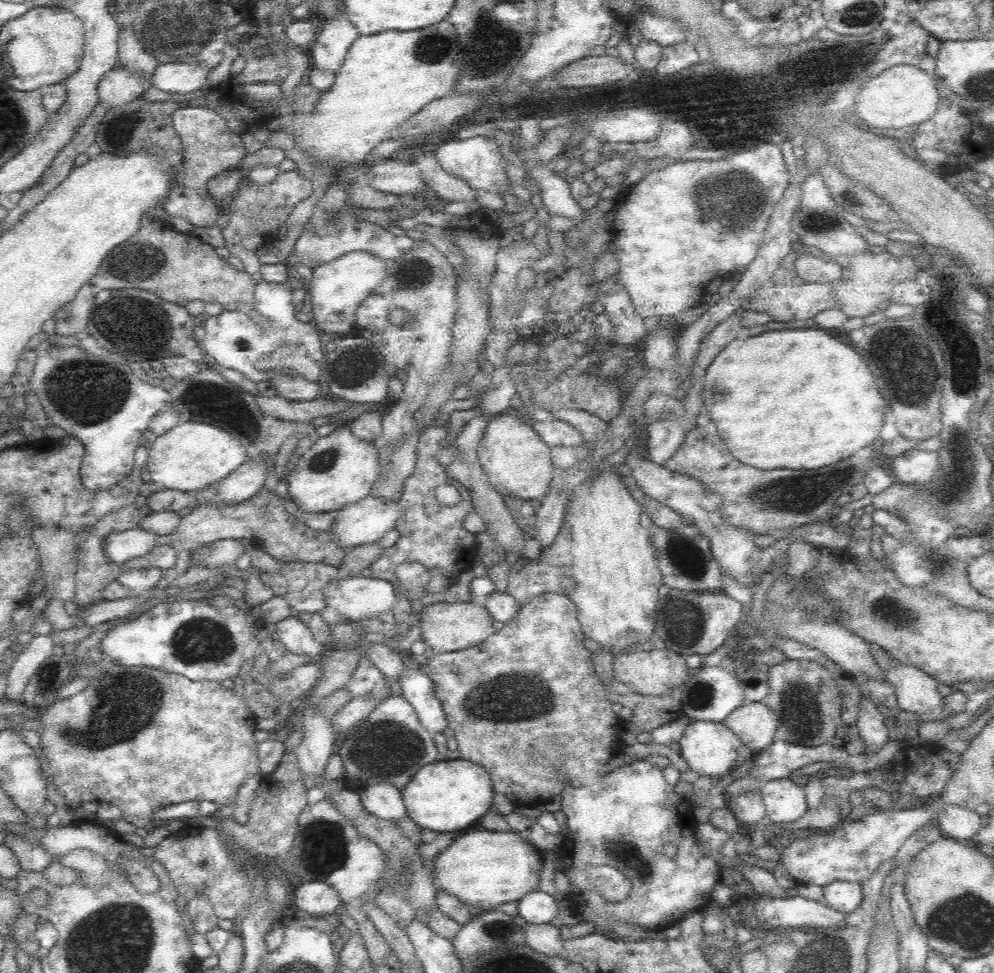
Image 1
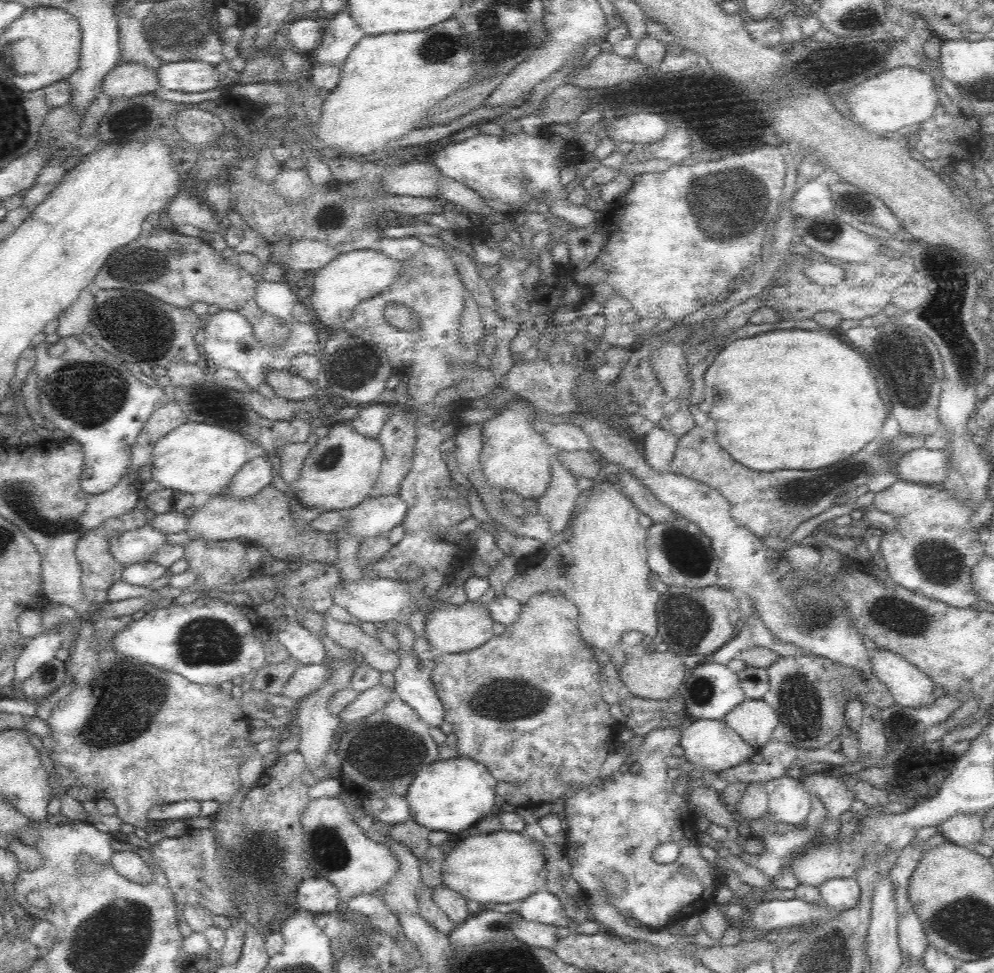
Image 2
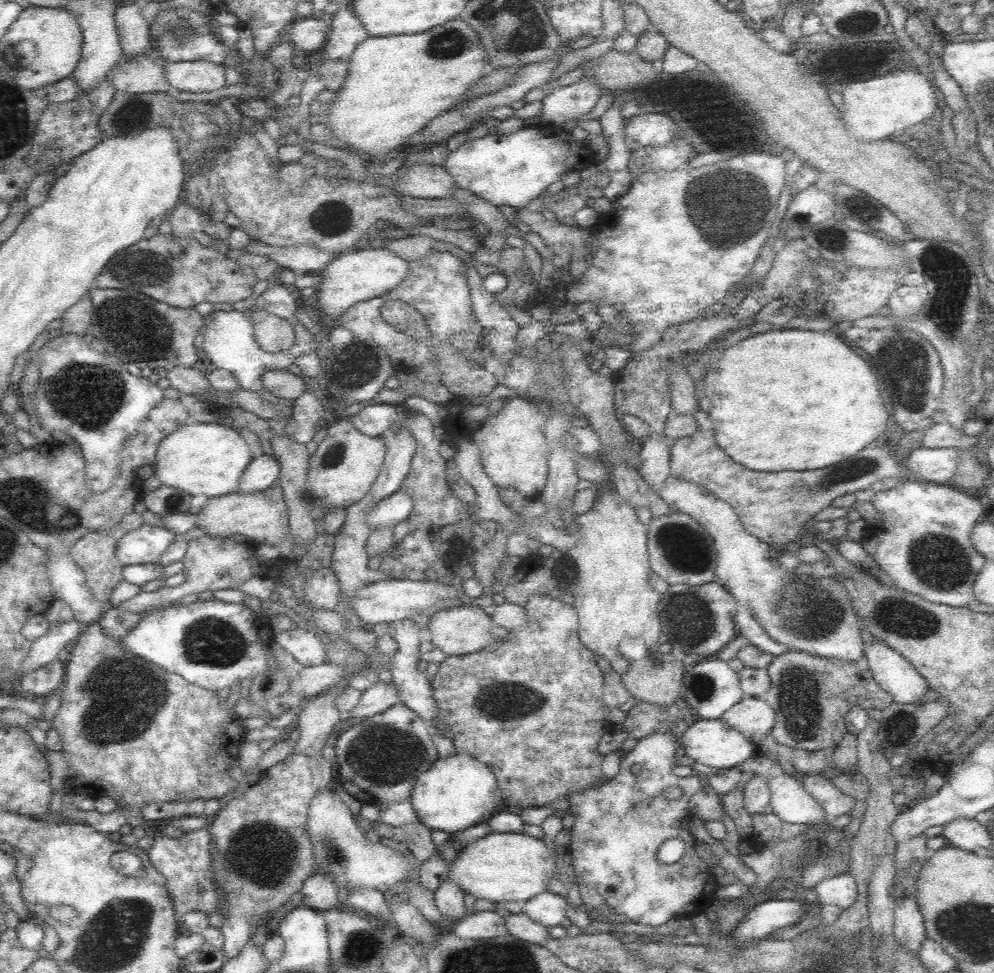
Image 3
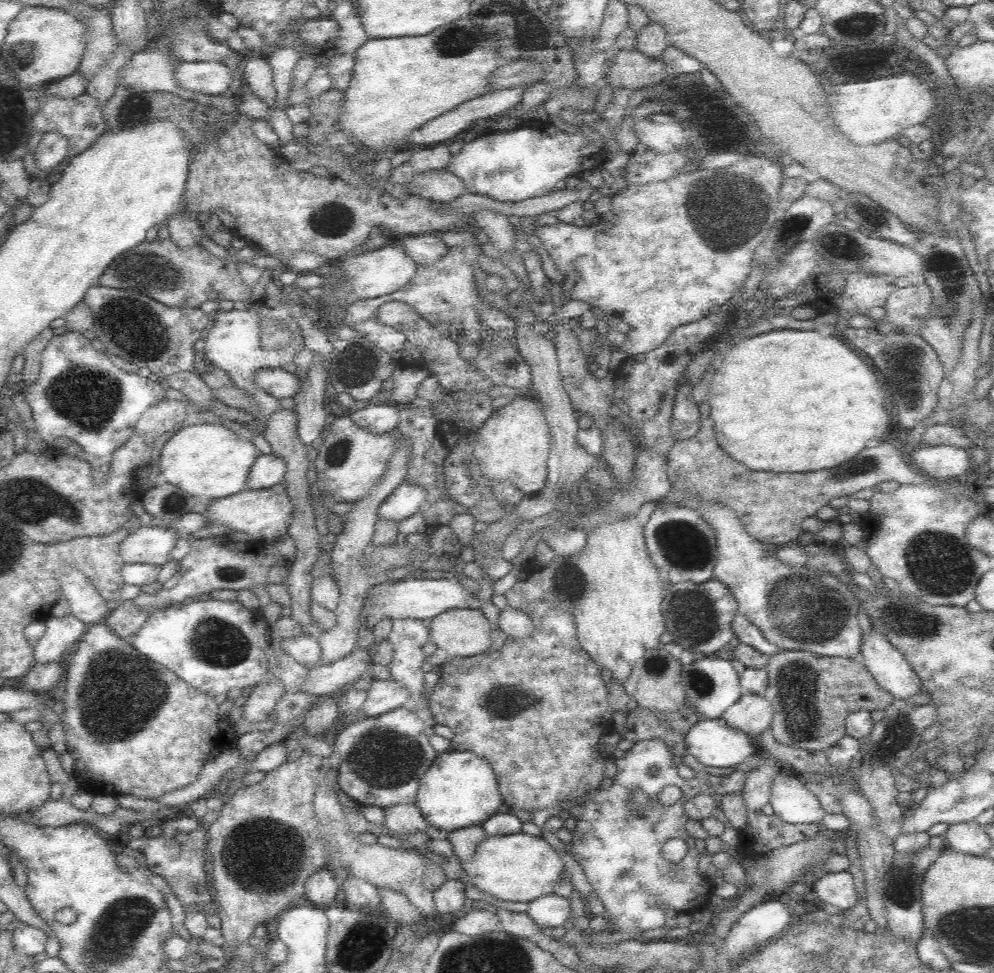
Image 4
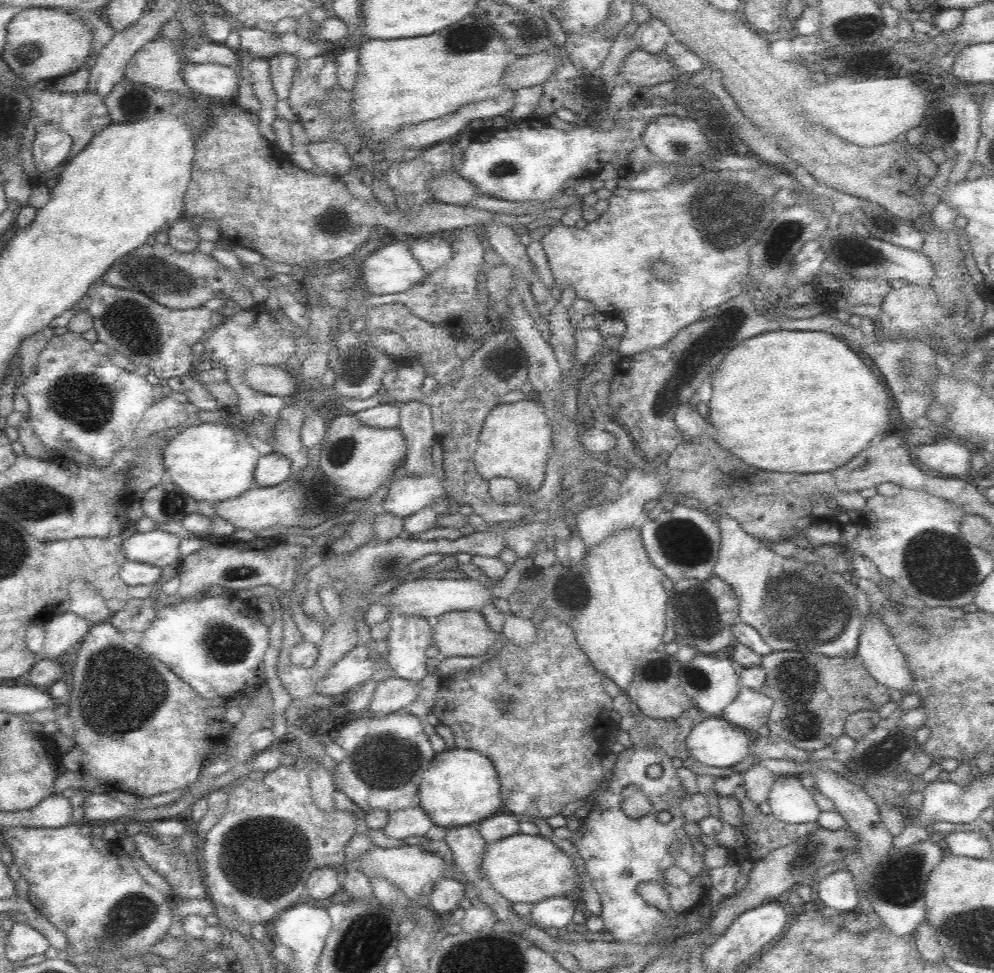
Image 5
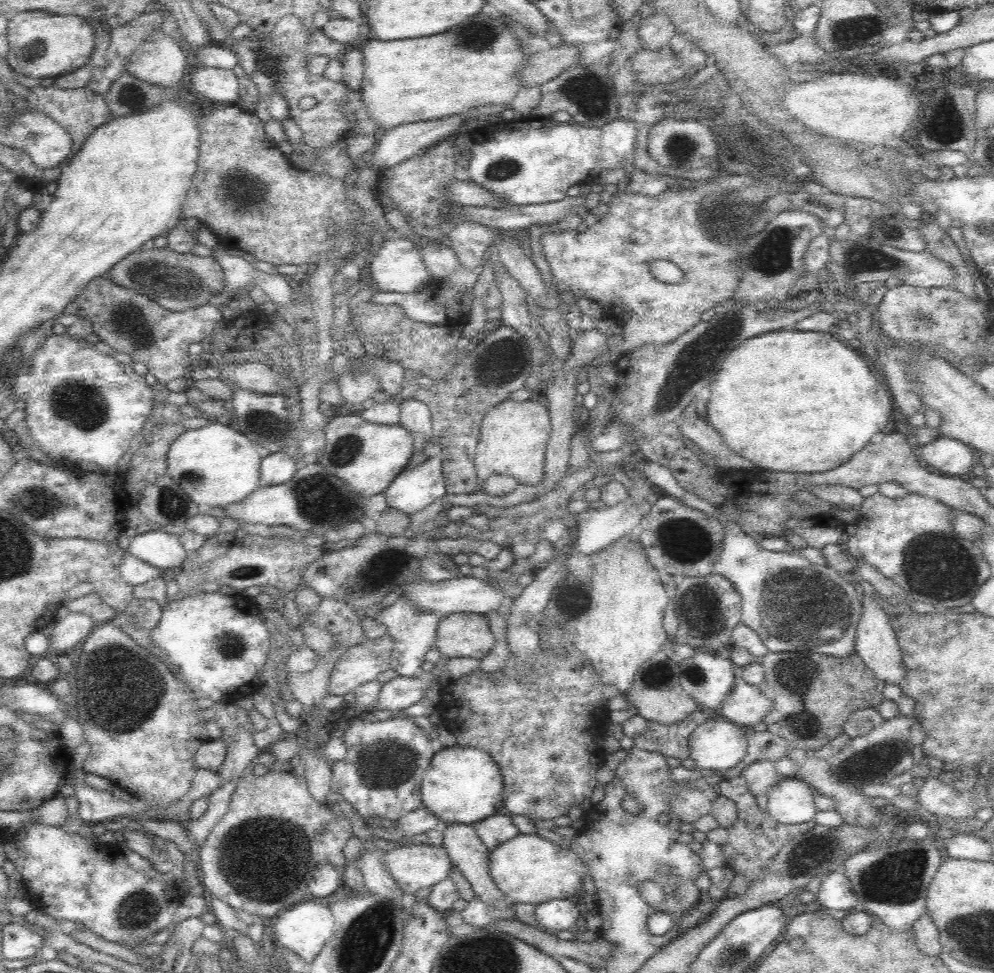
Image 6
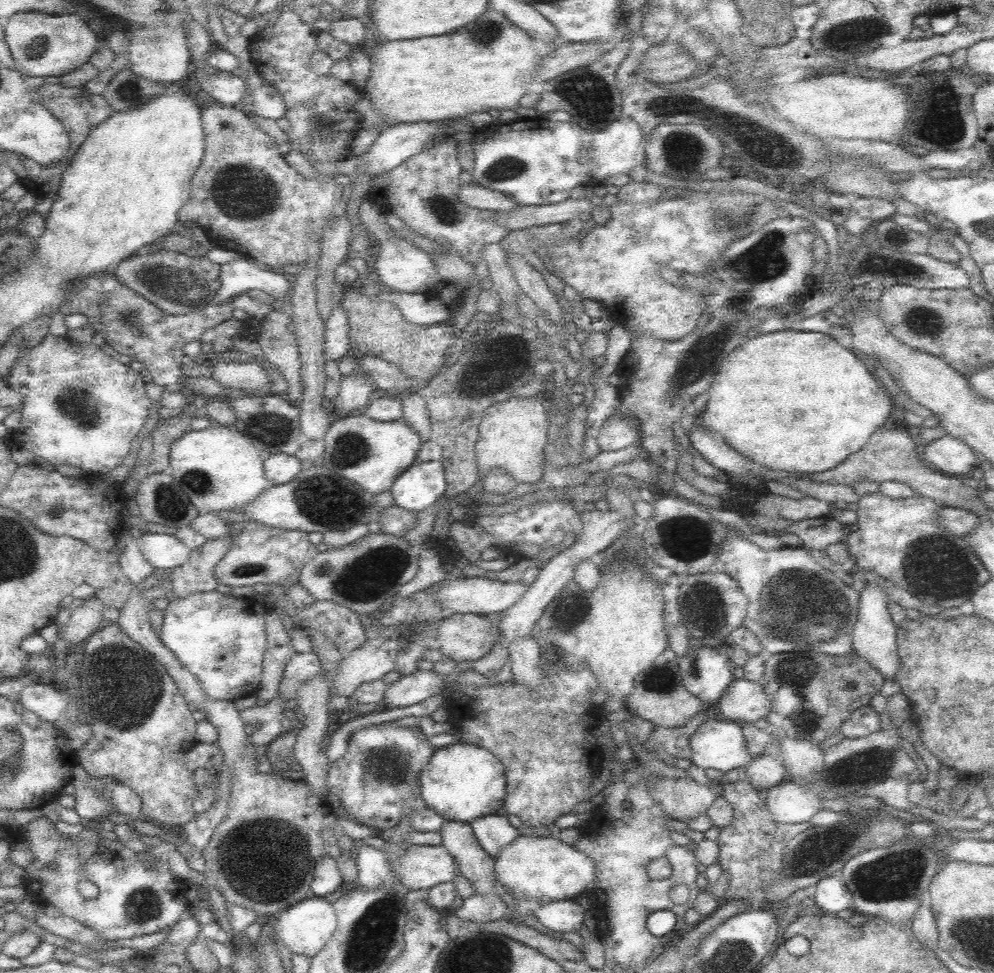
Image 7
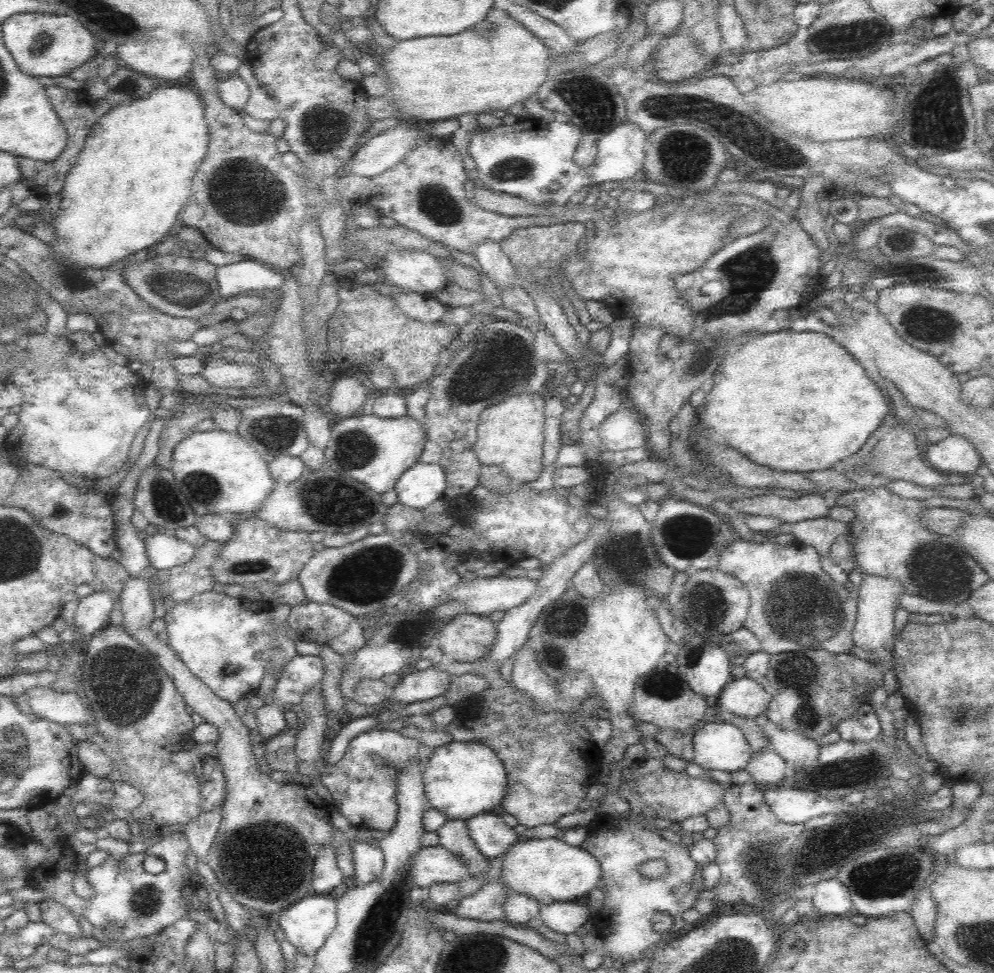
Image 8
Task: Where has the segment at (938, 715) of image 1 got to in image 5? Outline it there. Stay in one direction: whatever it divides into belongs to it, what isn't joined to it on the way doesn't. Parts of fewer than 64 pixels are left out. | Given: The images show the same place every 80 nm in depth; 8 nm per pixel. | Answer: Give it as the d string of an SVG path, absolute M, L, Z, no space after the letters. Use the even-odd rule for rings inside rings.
M874 614L867 616L859 636L856 655L861 659L868 672L888 689L898 690L902 694L910 693L914 684L908 661L894 642L892 633Z

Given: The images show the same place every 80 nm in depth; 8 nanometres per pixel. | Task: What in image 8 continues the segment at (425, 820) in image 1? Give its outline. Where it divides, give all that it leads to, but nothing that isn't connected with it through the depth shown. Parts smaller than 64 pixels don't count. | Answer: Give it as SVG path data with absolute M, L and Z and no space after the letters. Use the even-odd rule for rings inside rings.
M451 741L436 747L421 766L424 794L430 807L450 820L465 820L488 813L500 806L506 794L508 779L502 760L480 741Z

